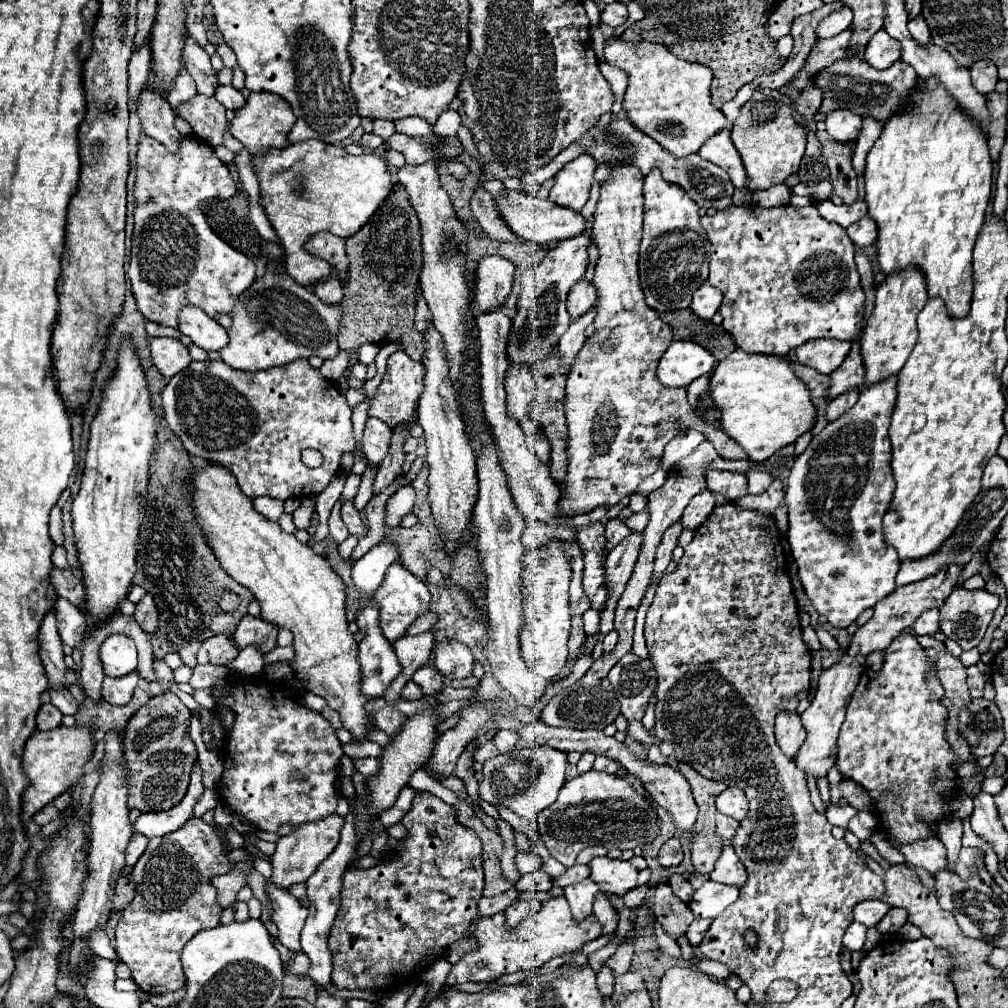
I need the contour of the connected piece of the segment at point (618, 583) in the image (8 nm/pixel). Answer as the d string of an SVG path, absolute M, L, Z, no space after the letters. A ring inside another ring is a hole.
M631 533L607 555L607 561L605 561L607 603L605 603L605 609L601 611L601 617L599 617L599 633L585 635L577 653L567 661L571 667L577 663L577 659L581 657L581 653L585 649L589 649L589 651L595 649L599 639L603 639L613 629L613 611L615 611L615 605L617 605L621 593L625 591L625 585L627 585L631 573L633 573L633 565L639 555L639 547L641 547L641 533Z

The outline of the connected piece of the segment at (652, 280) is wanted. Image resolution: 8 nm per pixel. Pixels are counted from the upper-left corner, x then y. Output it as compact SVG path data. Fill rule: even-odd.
M653 169L645 177L645 221L643 239L639 251L639 277L645 293L645 303L659 311L685 309L691 303L693 291L705 281L709 273L709 251L711 243L705 229L699 223L699 207L689 199L681 187L665 183L661 171Z

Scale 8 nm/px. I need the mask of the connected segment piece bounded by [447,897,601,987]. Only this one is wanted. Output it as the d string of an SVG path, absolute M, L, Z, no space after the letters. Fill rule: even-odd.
M555 897L547 901L541 907L541 911L525 917L515 929L507 929L505 913L495 913L493 917L485 917L477 921L475 939L479 943L479 949L475 953L463 955L461 961L451 967L447 985L455 987L469 981L485 983L501 975L531 971L545 965L547 961L555 957L561 957L563 953L573 953L583 949L585 943L597 939L599 935L601 935L601 925L593 915L589 915L581 923L575 923L573 917L569 917L569 903L565 897Z

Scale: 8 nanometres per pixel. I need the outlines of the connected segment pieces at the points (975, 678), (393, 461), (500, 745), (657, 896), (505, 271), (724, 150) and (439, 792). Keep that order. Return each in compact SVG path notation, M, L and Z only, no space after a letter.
M975 665L967 667L967 685L971 697L983 697L983 687L985 687L985 677L979 673Z
M397 425L397 431L391 439L391 447L389 447L389 455L383 459L383 463L377 469L377 477L373 481L373 495L381 493L383 489L387 489L395 477L401 473L401 465L403 465L403 441L409 437L407 427L405 425Z
M505 729L497 731L493 735L493 743L495 743L499 753L511 753L511 751L519 749L517 747L517 733L515 731L505 731Z
M659 881L655 887L649 889L645 903L653 909L659 923L673 939L683 935L689 923L693 921L693 913L689 911L689 905L677 899L671 891L671 885L665 881Z
M485 255L477 267L477 293L475 307L485 313L503 305L511 291L515 265L501 255Z
M729 127L719 131L717 135L713 135L705 143L705 147L701 147L699 155L705 161L711 161L711 163L723 167L737 189L749 191L749 183L745 183L745 169L743 169L741 157L737 155L737 149L731 143L731 129Z
M418 769L411 776L409 785L416 791L429 791L449 805L454 806L459 802L458 796L454 792L444 787L423 769Z

